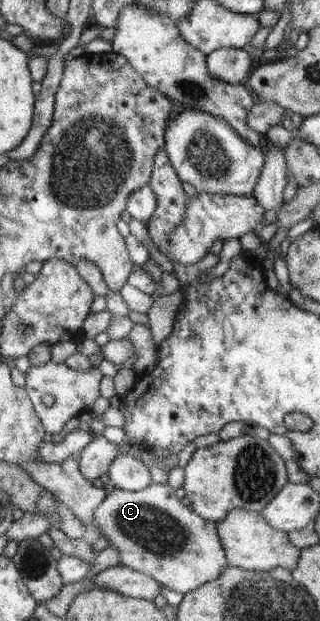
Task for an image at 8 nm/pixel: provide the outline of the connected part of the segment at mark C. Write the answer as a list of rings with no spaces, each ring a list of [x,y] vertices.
[[[151,482],[140,490],[114,487],[93,512],[101,536],[119,550],[120,565],[155,578],[162,587],[182,594],[213,581],[228,568],[216,522],[201,517],[181,504],[168,483]]]

